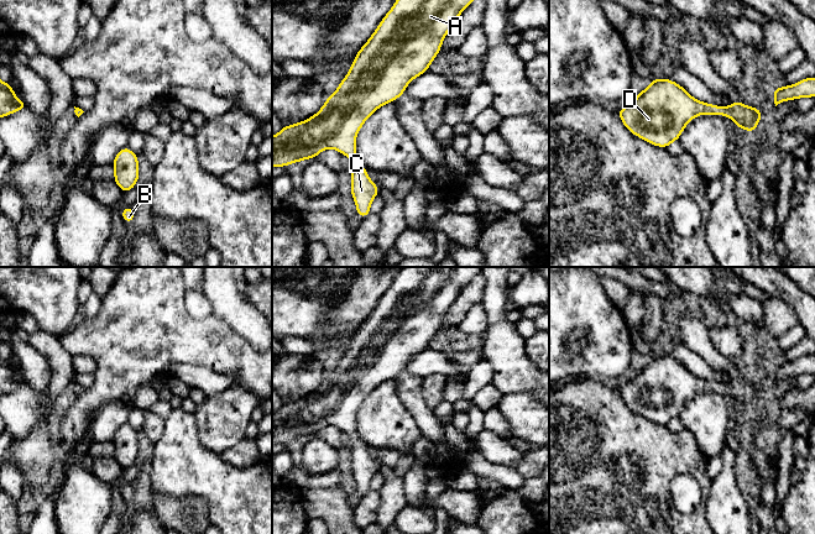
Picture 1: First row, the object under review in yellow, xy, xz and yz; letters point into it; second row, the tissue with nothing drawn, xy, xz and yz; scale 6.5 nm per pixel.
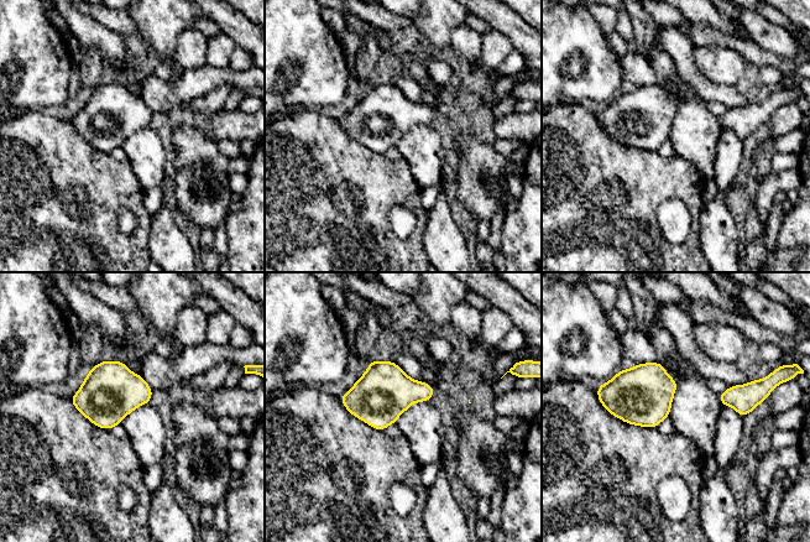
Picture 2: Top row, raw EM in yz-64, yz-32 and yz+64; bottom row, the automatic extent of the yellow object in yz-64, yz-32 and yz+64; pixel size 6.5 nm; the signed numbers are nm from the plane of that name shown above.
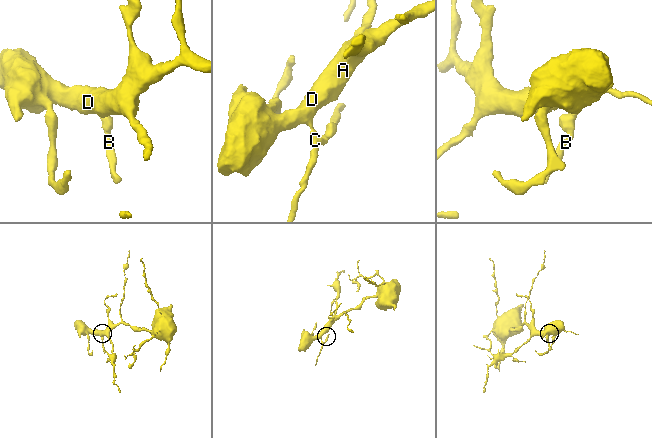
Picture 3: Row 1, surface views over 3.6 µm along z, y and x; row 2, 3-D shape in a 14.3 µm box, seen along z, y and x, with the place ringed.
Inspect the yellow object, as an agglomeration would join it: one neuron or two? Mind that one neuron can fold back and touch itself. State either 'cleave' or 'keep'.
keep

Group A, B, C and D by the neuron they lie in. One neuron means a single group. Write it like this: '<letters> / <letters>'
A B C D

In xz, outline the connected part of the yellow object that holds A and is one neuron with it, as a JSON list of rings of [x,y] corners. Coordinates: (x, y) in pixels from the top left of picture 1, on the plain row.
[[[404,267],[320,387],[272,413],[272,444],[284,445],[334,425],[351,438],[356,491],[370,492],[380,464],[357,439],[356,413],[378,384],[402,373],[414,355],[429,347],[448,309],[480,272],[481,267]]]

